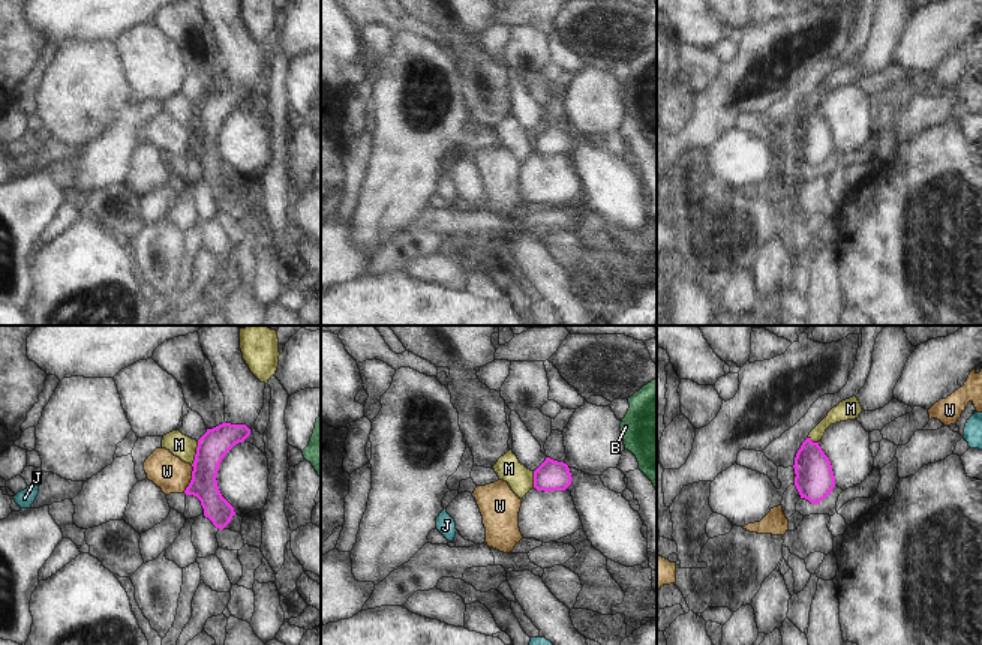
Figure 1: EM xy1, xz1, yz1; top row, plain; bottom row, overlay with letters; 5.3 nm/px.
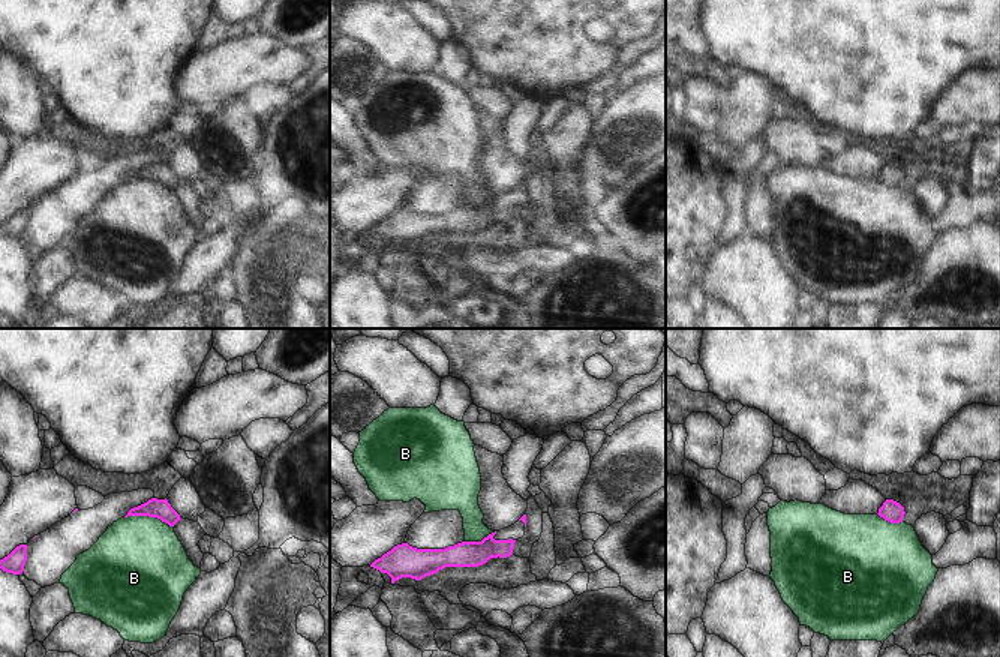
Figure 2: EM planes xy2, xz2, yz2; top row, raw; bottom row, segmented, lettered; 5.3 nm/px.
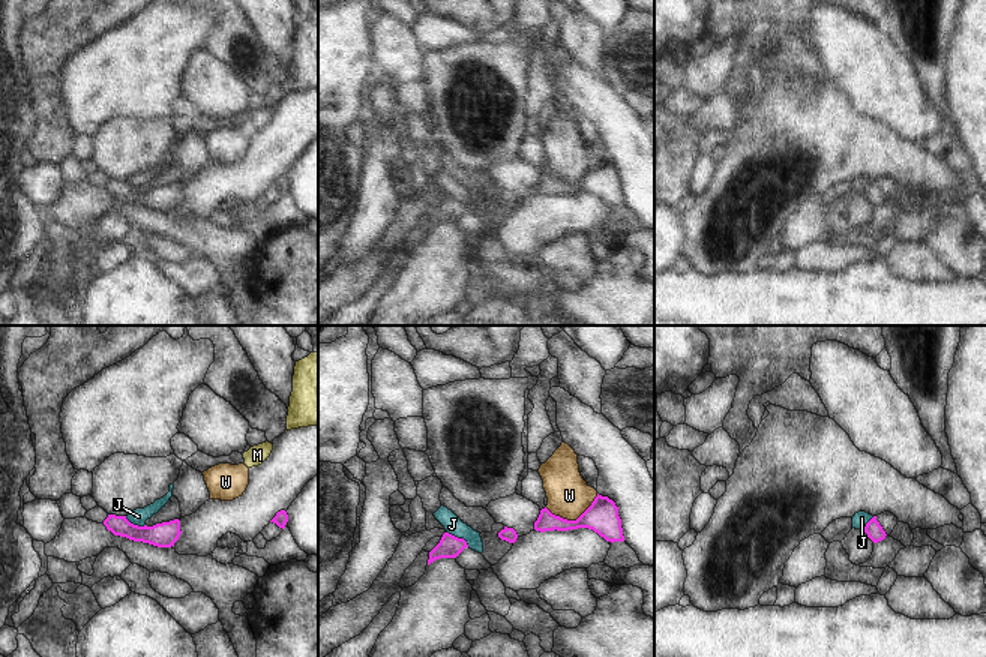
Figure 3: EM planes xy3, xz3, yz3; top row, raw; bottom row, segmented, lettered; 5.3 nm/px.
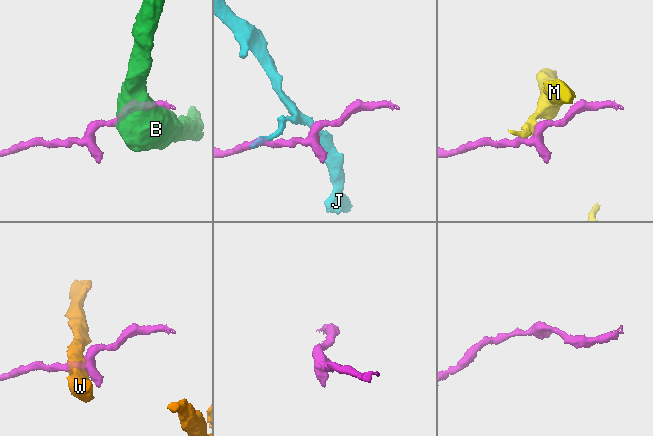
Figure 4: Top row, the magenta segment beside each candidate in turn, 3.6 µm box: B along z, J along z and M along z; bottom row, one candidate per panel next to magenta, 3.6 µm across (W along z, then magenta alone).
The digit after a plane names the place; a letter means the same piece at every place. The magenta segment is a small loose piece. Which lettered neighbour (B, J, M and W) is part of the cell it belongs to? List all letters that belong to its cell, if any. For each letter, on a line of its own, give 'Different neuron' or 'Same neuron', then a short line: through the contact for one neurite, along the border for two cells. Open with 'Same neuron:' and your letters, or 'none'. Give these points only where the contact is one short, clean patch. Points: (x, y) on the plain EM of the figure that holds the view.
Same neuron: none
B: Different neuron. Line: xy2 (125, 180), (156, 180), (173, 191)
J: Different neuron. Line: xz3 (447, 195), (461, 201), (468, 210)
M: Different neuron. Line: xy1 (198, 105), (195, 123), (191, 128)
W: Different neuron. Line: xz3 (598, 158), (575, 183), (563, 183), (545, 171).

